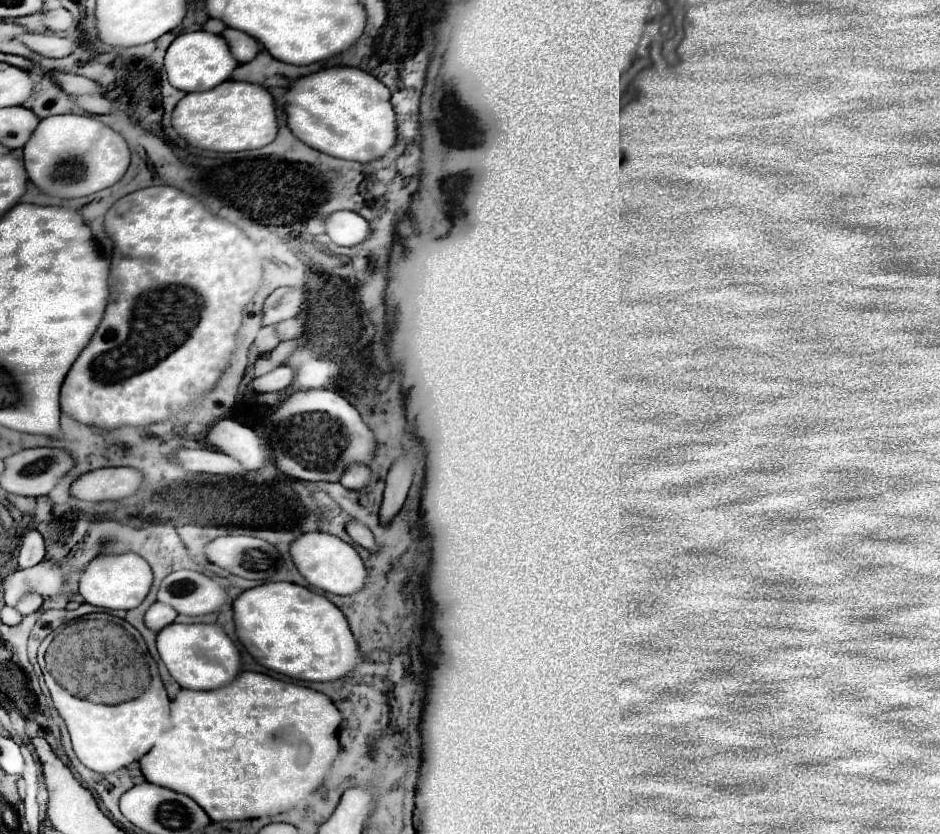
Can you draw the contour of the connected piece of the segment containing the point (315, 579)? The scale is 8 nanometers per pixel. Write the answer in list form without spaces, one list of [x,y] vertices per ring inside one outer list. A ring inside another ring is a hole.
[[[305,533],[299,539],[295,539],[291,543],[291,559],[295,563],[295,567],[299,569],[299,573],[317,589],[323,589],[327,593],[335,593],[335,595],[353,595],[357,591],[361,591],[367,583],[367,569],[361,561],[361,557],[357,555],[357,551],[347,545],[345,541],[327,535],[327,533]]]

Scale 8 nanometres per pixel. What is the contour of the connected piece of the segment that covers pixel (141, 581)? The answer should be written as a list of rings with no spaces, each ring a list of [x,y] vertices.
[[[135,553],[103,555],[103,557],[95,557],[83,571],[81,581],[79,581],[79,593],[89,605],[103,607],[103,609],[129,611],[141,605],[141,601],[147,597],[151,589],[151,583],[153,583],[153,571],[149,571],[149,565],[139,555]]]

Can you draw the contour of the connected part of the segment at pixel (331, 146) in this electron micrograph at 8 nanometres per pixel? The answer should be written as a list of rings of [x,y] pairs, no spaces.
[[[331,67],[301,77],[285,93],[287,125],[305,145],[347,161],[381,159],[397,139],[397,121],[389,89],[357,67]]]

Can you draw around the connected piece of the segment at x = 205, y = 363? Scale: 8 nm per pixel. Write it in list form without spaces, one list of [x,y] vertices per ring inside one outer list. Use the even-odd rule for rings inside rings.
[[[147,187],[125,195],[107,211],[105,231],[115,243],[111,259],[111,301],[105,309],[101,325],[61,385],[61,411],[83,425],[109,431],[119,427],[145,427],[153,423],[165,423],[167,419],[173,419],[177,413],[187,409],[195,399],[205,395],[225,371],[233,349],[237,349],[237,331],[241,327],[243,305],[247,305],[259,289],[263,277],[263,261],[257,253],[257,245],[237,225],[209,213],[197,197],[177,187]],[[139,265],[161,265],[163,269],[145,269]],[[191,289],[203,299],[203,307],[195,293],[181,295],[181,291]]]

